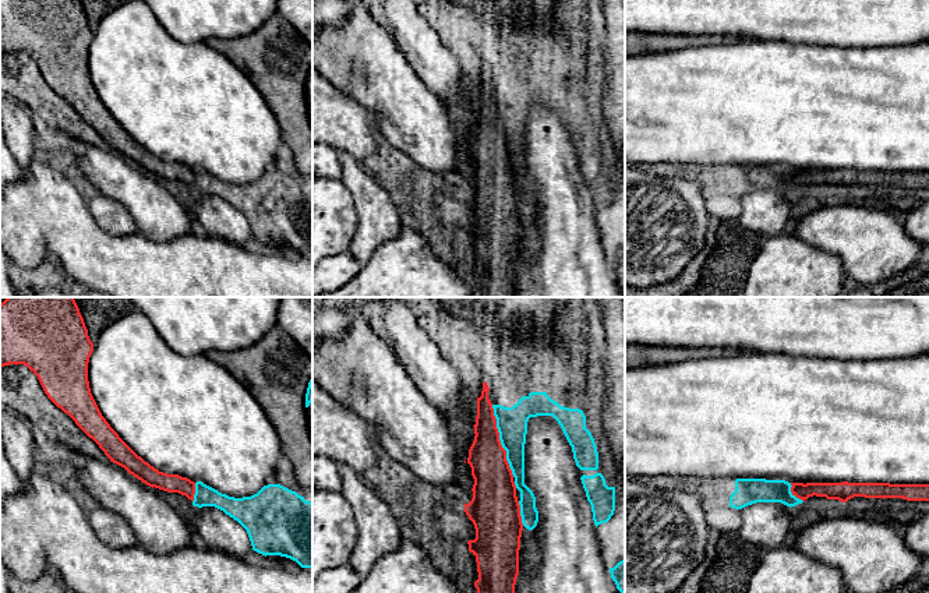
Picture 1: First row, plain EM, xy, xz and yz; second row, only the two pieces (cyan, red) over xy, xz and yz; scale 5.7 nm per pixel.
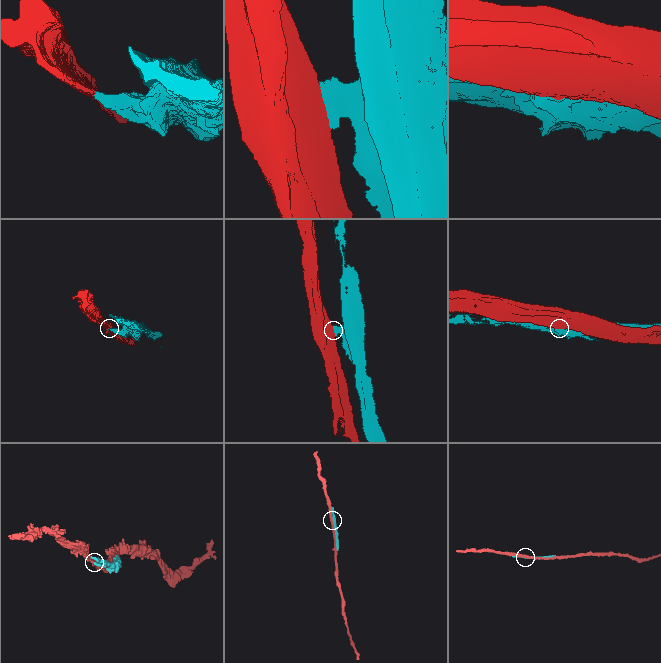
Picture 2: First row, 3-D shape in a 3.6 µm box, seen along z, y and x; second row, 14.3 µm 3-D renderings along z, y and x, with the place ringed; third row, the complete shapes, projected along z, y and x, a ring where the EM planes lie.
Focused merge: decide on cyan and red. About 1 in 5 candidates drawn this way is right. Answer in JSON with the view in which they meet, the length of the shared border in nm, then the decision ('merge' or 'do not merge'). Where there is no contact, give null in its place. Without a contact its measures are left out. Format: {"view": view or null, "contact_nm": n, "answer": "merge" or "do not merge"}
{"view": "xz", "contact_nm": 440, "answer": "do not merge"}

